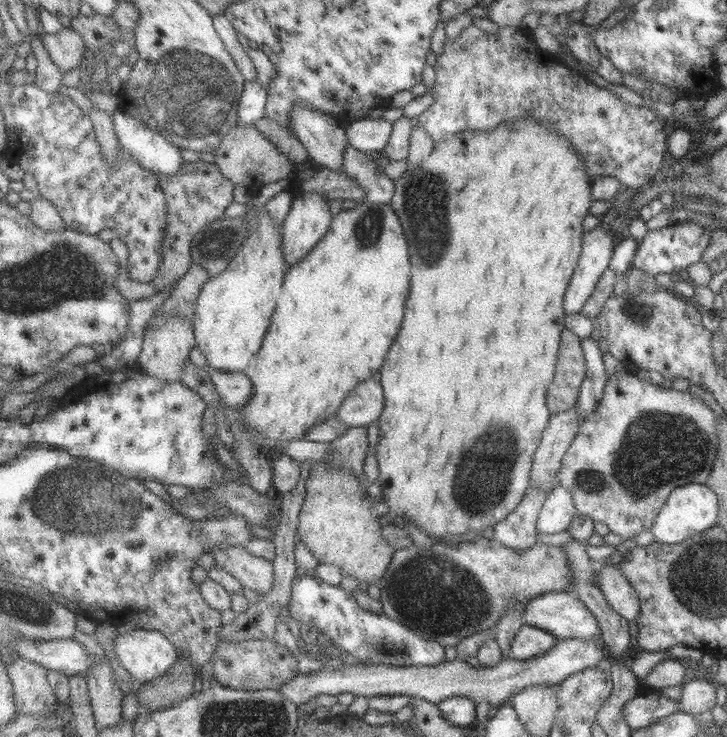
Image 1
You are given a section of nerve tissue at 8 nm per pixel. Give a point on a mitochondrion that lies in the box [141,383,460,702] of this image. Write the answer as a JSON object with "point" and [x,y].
{"point":[386,648]}

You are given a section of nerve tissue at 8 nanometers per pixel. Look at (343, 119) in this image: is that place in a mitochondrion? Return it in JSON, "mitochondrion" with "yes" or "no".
{"mitochondrion":"no"}

